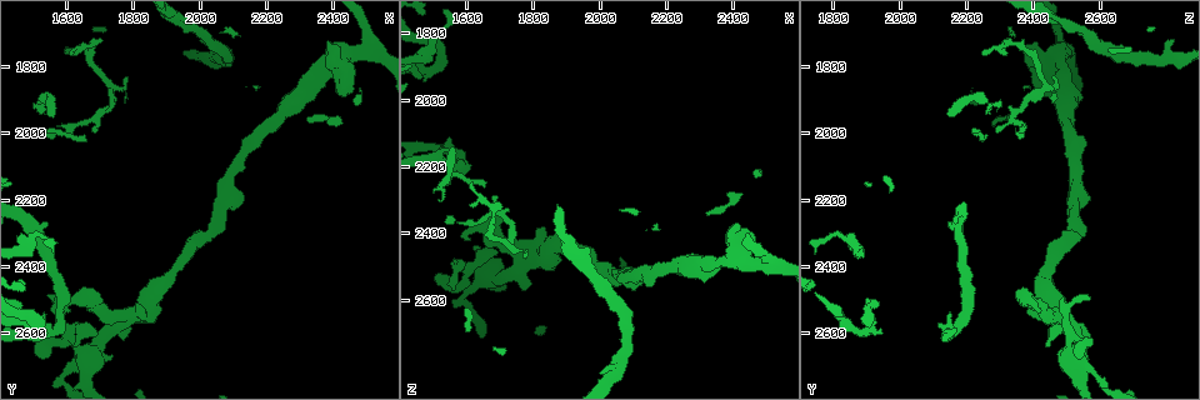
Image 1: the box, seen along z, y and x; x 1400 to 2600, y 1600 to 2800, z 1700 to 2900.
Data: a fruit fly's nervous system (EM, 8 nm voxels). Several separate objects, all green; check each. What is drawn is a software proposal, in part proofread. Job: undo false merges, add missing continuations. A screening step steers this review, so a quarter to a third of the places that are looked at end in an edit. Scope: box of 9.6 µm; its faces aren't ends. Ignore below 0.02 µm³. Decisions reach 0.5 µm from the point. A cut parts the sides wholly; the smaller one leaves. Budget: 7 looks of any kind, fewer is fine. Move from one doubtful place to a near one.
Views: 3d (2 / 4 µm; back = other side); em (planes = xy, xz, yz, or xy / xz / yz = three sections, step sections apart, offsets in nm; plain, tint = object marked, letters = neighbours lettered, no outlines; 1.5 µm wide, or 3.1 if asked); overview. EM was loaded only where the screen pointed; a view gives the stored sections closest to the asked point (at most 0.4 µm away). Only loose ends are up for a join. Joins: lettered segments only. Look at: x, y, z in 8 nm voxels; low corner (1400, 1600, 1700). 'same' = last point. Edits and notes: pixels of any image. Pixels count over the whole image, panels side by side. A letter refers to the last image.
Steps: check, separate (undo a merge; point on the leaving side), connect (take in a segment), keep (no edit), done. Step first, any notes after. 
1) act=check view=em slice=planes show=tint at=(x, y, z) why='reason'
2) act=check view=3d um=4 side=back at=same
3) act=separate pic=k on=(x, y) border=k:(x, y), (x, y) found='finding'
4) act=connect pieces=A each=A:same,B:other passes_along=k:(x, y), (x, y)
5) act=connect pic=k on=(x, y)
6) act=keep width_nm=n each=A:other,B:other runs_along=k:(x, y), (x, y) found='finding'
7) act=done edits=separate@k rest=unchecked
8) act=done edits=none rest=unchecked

act=check view=em slice=planes show=letters at=(2000, 1730, 2820) why='free end'

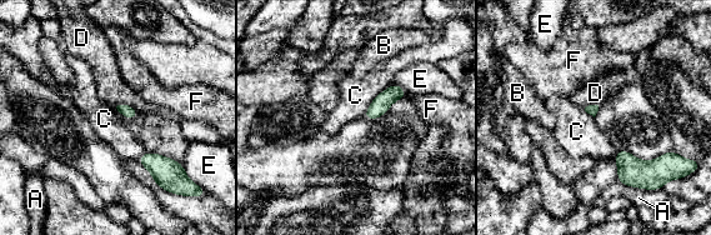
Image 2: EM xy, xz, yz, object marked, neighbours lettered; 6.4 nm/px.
act=keep each=A:other,B:other,C:other,D:other,E:other,F:other border=2:(394, 83), (371, 101), (361, 116) found='none of them fits'

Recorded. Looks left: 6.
act=check view=3d um=4 at=(1830, 2550, 2380) why='branch stops here'

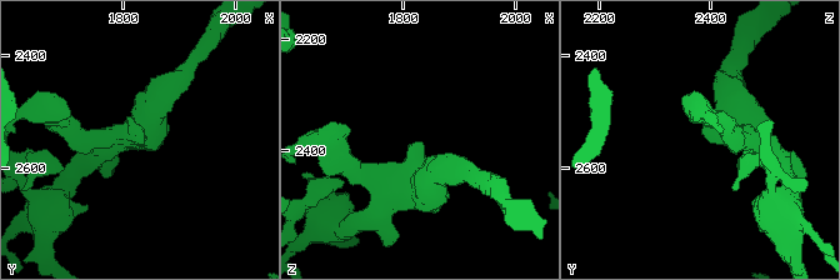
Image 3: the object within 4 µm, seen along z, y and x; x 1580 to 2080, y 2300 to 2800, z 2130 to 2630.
act=check view=em slice=planes show=letters at=(1830, 2540, 2380) why='now the EM'

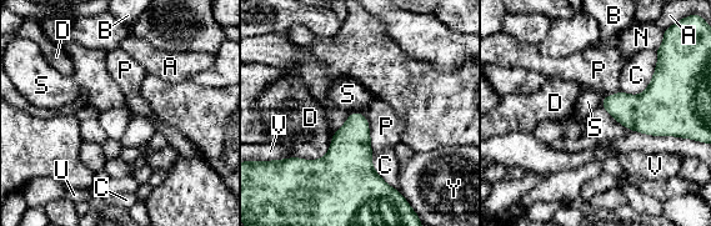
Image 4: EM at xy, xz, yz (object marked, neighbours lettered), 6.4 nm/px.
act=keep each=A:other,B:other,C:other,D:other,N:other,P:other,S:other,U:other,V:other,Y:other border=4:(602, 98), (600, 105) found='no lettered segment goes on from it'

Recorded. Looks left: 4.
act=check view=3d um=4 at=(1560, 2500, 2570) why='branch stops here'

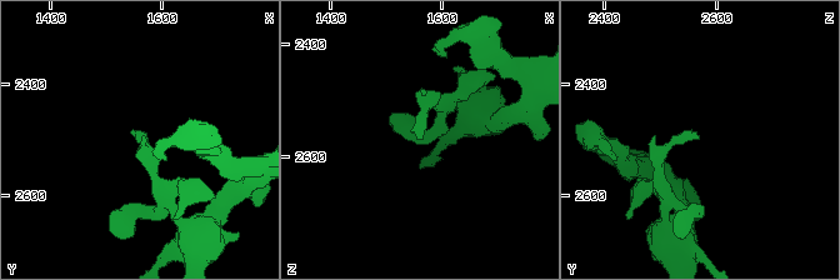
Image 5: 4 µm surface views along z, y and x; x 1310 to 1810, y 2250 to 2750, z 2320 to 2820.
act=check view=em um=3.1 slice=xz step=8 show=tint at=(1565, 2495, 2565)

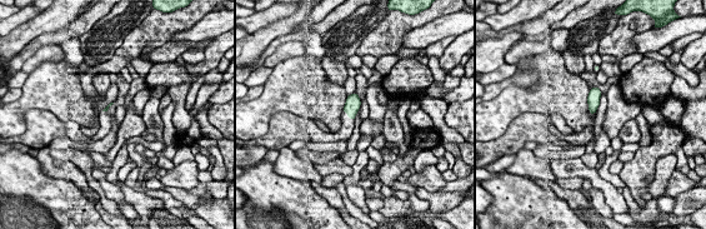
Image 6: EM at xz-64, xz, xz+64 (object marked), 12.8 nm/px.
act=check view=em um=3.1 slice=planes show=letters at=same why='cut it another way'

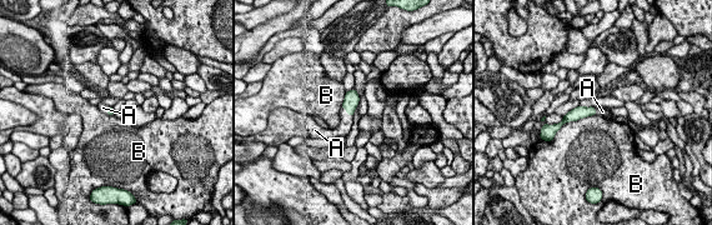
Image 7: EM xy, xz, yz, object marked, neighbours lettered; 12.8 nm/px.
act=connect pieces=A each=A:same,B:other passes_along=7:(351, 100), (346, 111), (345, 125) found='the neuron continues'

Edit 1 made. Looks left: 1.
act=done edits=connect@7 rest=unchecked

